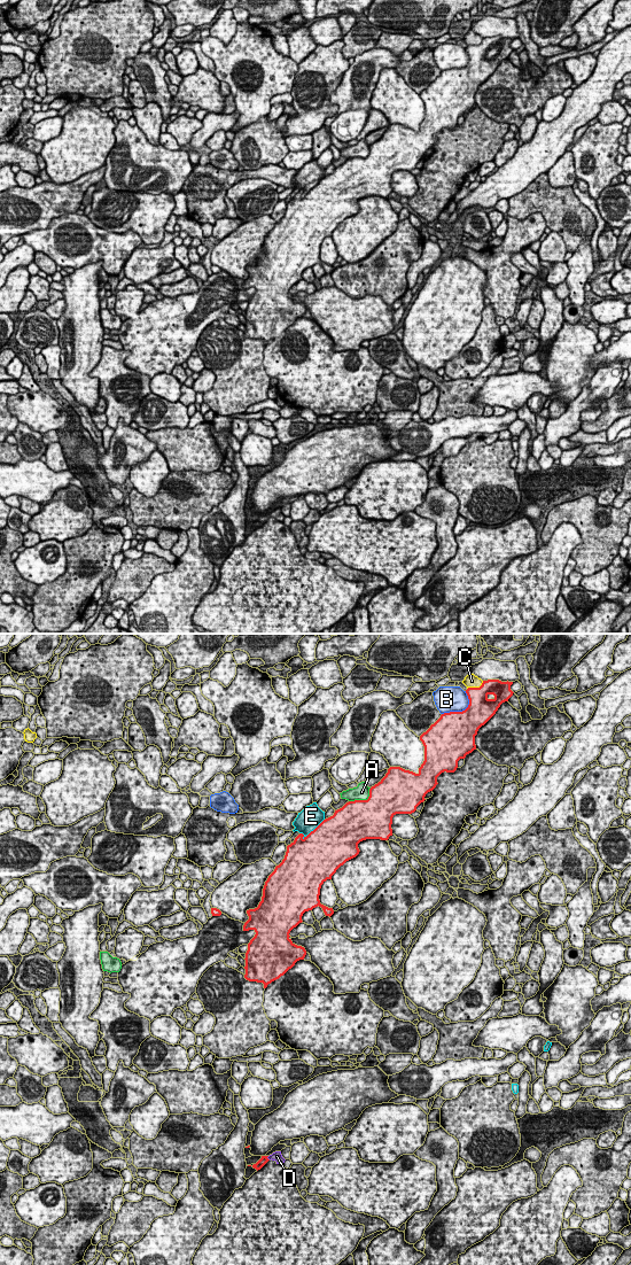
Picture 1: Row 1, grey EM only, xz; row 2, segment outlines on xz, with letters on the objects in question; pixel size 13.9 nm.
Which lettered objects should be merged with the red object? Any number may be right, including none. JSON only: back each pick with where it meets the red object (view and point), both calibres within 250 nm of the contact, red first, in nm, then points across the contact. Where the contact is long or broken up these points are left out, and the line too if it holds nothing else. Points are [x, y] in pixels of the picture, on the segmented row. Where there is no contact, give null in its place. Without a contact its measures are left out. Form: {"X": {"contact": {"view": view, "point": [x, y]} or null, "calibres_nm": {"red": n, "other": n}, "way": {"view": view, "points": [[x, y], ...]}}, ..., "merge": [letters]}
{"D": {"contact": {"view": "xz", "point": [267, 1158]}, "calibres_nm": {"red": 120, "other": 140}}, "merge": ["D"]}

